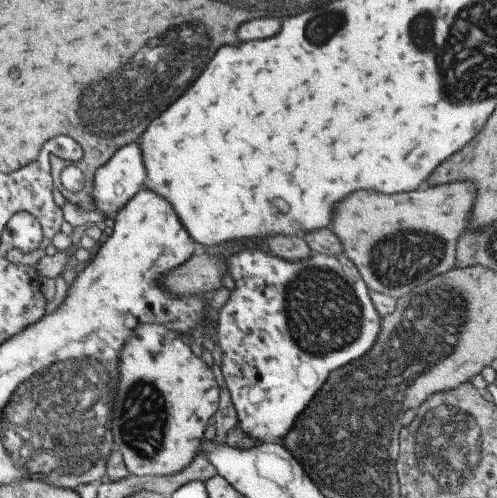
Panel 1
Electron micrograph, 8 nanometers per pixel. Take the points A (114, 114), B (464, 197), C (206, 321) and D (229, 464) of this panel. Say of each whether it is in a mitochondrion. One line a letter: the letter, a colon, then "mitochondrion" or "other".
A: mitochondrion
B: other
C: other
D: other

